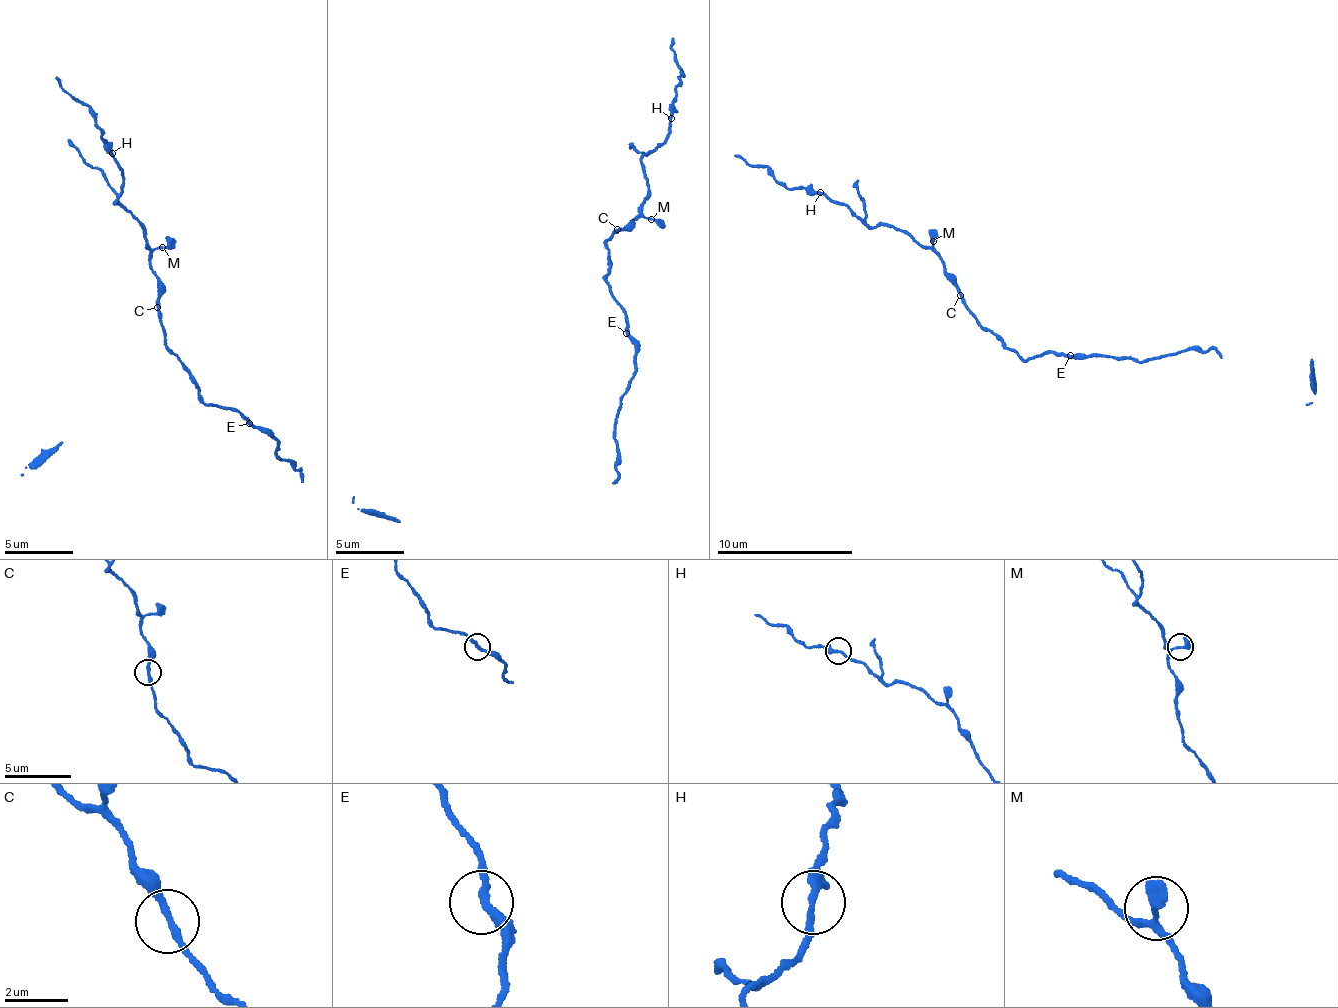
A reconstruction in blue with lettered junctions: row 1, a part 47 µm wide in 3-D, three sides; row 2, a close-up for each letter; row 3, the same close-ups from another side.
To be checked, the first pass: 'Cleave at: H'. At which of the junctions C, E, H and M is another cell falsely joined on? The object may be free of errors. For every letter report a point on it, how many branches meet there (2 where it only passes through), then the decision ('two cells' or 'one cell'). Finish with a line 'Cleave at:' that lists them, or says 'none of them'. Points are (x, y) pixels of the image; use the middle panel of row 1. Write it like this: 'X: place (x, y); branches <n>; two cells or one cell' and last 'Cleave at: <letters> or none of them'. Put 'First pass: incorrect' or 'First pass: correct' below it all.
C: place (617, 229); branches 2; one cell
E: place (626, 333); branches 2; one cell
H: place (671, 118); branches 2; two cells
M: place (651, 219); branches 2; one cell
Cleave at: H
First pass: correct

